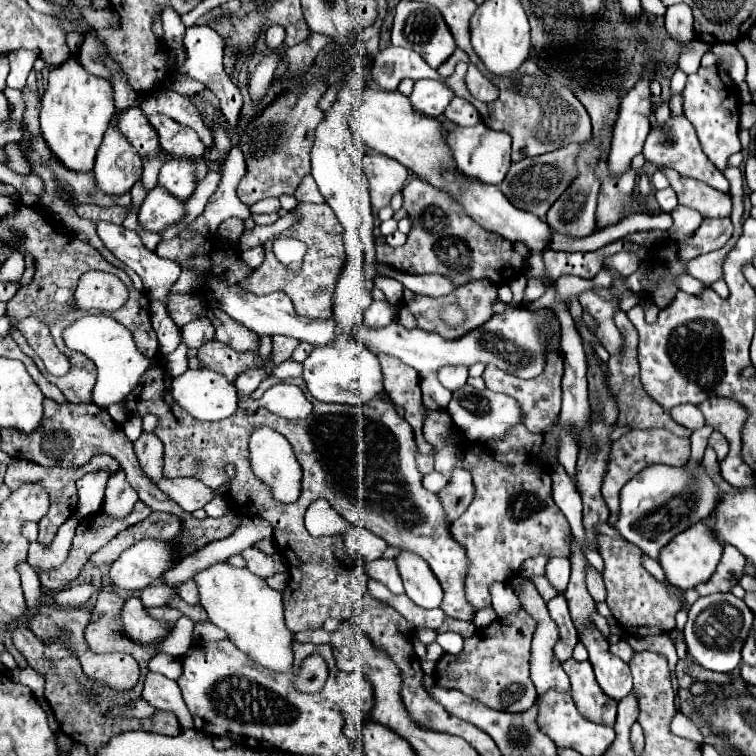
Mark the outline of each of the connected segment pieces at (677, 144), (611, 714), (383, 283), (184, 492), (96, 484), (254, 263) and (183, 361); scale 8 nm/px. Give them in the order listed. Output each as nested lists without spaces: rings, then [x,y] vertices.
[[[670,115],[668,121],[652,125],[652,129],[646,137],[646,143],[644,143],[644,157],[656,169],[668,167],[668,169],[678,171],[682,177],[698,179],[698,181],[708,183],[710,187],[714,187],[718,191],[724,191],[724,193],[730,191],[726,177],[712,165],[712,161],[708,161],[708,157],[704,157],[704,151],[698,143],[698,137],[696,137],[696,129],[684,115]]]
[[[570,659],[562,667],[570,677],[572,697],[580,713],[586,715],[594,723],[614,725],[618,701],[612,697],[604,697],[604,691],[600,689],[600,685],[596,685],[596,677],[592,677],[590,661],[578,663]]]
[[[376,275],[376,277],[374,277],[374,287],[378,287],[378,289],[386,295],[386,301],[388,301],[388,303],[398,305],[398,303],[402,301],[402,289],[404,289],[404,287],[402,287],[396,279]]]
[[[162,477],[158,481],[158,489],[164,491],[188,513],[202,509],[214,497],[214,491],[208,489],[202,481],[196,481],[194,477],[176,477],[176,479]]]
[[[96,471],[96,473],[86,473],[76,483],[78,485],[78,513],[82,517],[88,517],[100,511],[102,501],[104,501],[106,481],[108,481],[108,473]]]
[[[258,245],[258,247],[254,247],[254,249],[246,249],[246,251],[242,251],[242,259],[244,259],[250,267],[256,269],[256,267],[264,261],[264,247]]]
[[[178,345],[178,349],[176,351],[172,351],[170,355],[166,355],[166,359],[164,359],[164,363],[166,363],[166,367],[168,367],[168,373],[172,375],[172,377],[176,377],[176,375],[182,375],[186,369],[188,369],[188,359],[186,359],[186,345]]]

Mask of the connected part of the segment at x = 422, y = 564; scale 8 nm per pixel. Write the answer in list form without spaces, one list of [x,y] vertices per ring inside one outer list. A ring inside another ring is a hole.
[[[400,549],[400,553],[394,557],[396,565],[398,565],[398,573],[404,581],[404,589],[406,595],[422,609],[434,609],[440,607],[442,603],[442,587],[438,583],[438,579],[434,577],[432,569],[428,567],[428,563],[412,553],[412,551],[404,551]]]

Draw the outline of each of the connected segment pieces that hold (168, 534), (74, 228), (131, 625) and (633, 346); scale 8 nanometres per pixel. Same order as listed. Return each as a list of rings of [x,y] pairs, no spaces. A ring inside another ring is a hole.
[[[152,513],[144,521],[120,531],[108,545],[104,545],[100,551],[96,551],[90,557],[90,563],[94,567],[108,565],[120,557],[120,553],[132,545],[136,545],[142,539],[158,539],[158,541],[170,541],[180,533],[180,521],[178,517],[170,513]]]
[[[40,133],[40,137],[36,137],[36,141],[32,141],[32,161],[30,161],[30,163],[32,163],[32,165],[30,165],[30,167],[32,167],[32,173],[34,173],[36,177],[40,177],[42,183],[44,183],[44,193],[40,195],[40,205],[44,205],[44,209],[46,209],[52,217],[60,219],[60,223],[62,223],[70,233],[74,233],[78,239],[90,243],[92,247],[96,247],[112,265],[116,265],[116,267],[120,267],[120,269],[126,269],[126,267],[104,247],[104,243],[98,239],[98,235],[96,235],[96,223],[90,221],[90,219],[78,217],[76,207],[78,207],[78,205],[86,205],[86,203],[94,203],[94,205],[100,205],[100,207],[108,207],[108,205],[114,205],[114,203],[116,203],[116,205],[128,207],[128,205],[130,205],[130,195],[126,193],[124,197],[108,197],[108,195],[104,195],[102,191],[96,189],[92,171],[88,171],[88,173],[72,173],[70,169],[64,169],[64,165],[60,165],[60,161],[56,161],[56,157],[52,157],[52,151],[48,149],[48,143],[44,141],[42,133]]]
[[[130,597],[126,599],[120,613],[120,631],[124,637],[128,637],[138,645],[150,645],[154,641],[160,641],[172,635],[174,625],[154,619],[152,615],[148,615],[146,607],[138,597]]]
[[[618,311],[616,317],[614,317],[614,323],[616,327],[620,329],[622,333],[622,339],[624,339],[624,345],[620,349],[618,355],[612,355],[608,359],[608,381],[610,381],[610,387],[614,389],[614,393],[618,395],[620,399],[620,421],[616,421],[616,427],[628,427],[628,429],[648,429],[648,427],[664,427],[664,429],[670,429],[672,433],[676,435],[682,435],[682,437],[690,437],[692,431],[678,425],[670,411],[664,409],[662,405],[658,405],[654,399],[650,399],[646,393],[644,393],[644,387],[640,383],[640,369],[638,369],[638,331],[636,327],[632,325],[632,321],[626,317],[624,311]]]

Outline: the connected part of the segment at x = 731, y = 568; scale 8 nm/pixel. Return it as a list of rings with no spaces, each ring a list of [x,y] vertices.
[[[724,545],[724,555],[716,567],[716,573],[706,583],[696,585],[694,589],[698,591],[698,595],[730,591],[730,587],[738,583],[736,575],[740,575],[740,577],[744,575],[744,563],[746,563],[746,559],[732,545]]]

